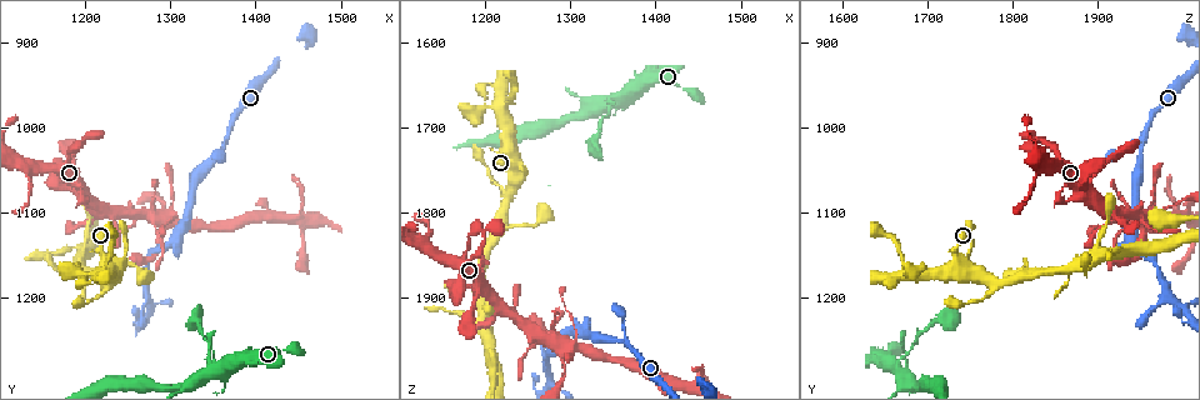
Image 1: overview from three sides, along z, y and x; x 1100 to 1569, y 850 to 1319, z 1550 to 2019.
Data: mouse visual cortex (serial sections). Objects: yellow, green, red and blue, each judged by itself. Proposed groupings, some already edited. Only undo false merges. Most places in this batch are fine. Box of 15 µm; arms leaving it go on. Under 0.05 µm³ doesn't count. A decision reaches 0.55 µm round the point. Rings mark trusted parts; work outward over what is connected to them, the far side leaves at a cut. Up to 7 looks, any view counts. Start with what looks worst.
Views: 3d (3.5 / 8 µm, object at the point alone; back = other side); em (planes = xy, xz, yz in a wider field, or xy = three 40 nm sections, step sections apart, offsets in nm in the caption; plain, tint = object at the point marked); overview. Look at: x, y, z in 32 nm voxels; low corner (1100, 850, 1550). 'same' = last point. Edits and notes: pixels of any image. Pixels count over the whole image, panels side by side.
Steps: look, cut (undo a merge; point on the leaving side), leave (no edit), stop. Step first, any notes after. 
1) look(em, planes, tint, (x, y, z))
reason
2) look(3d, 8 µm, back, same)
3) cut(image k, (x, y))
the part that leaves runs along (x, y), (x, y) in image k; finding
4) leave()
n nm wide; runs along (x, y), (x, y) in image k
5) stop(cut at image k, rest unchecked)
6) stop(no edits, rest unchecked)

look(3d, 8 µm, (1365, 1015, 1955))
arms part here

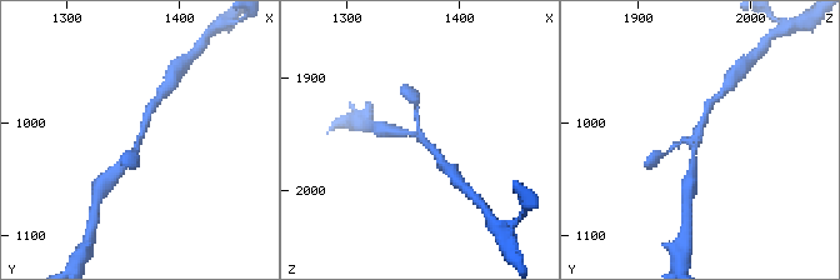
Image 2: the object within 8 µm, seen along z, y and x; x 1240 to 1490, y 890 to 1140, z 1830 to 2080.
look(3d, 3.5 µm, back, (1366, 1014, 1954))
zoom in

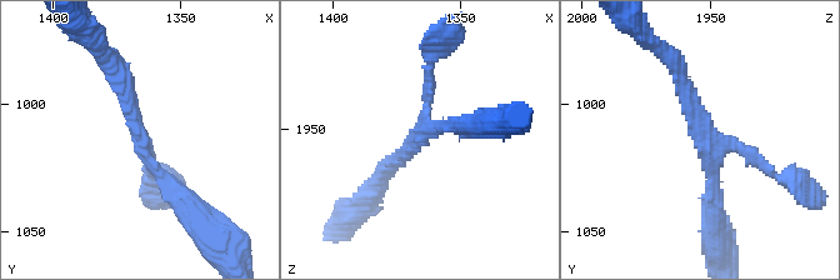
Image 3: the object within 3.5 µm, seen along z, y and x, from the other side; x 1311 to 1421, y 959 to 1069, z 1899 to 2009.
look(em, xy, step 5, tint, (1365, 1014, 1953))
3 arms; arms of 150, 200, 250 nm; shape alone is not enough

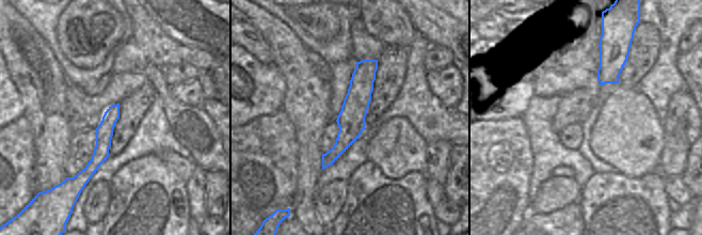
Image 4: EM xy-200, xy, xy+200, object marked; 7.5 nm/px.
leave()
runs along (375, 62), (350, 130), (324, 165) in image 4; continuous, no second cell

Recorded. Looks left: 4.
look(3d, 3.5 µm, (1290, 1105, 1960))
small branch off a trunk

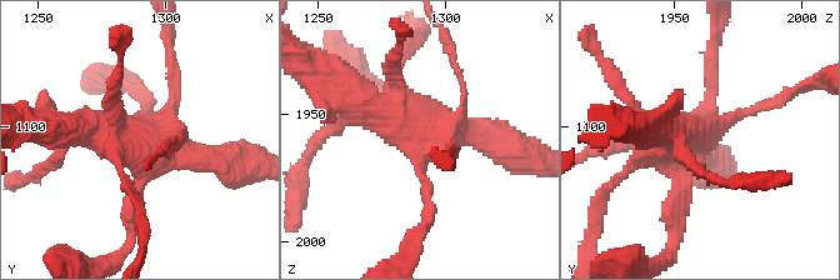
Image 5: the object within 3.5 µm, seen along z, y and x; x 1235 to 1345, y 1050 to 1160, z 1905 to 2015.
look(em, xy, step 1, tint, (1290, 1102, 1960))
need the tissue

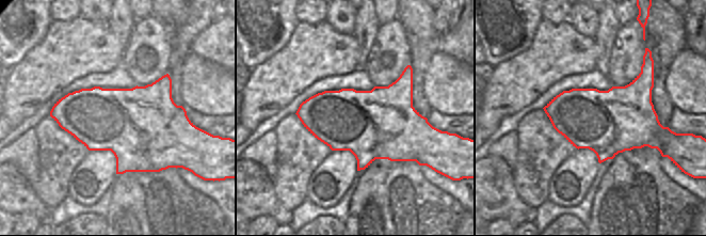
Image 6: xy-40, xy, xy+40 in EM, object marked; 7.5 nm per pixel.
look(em, planes, tint, same)

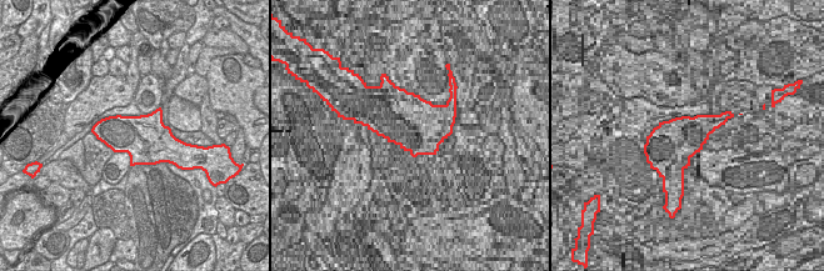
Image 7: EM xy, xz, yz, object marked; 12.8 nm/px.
leave()
runs along (338, 86), (361, 106), (491, 144) in image 5; continuous, no second cell

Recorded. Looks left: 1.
stop(no edits, rest unchecked)

